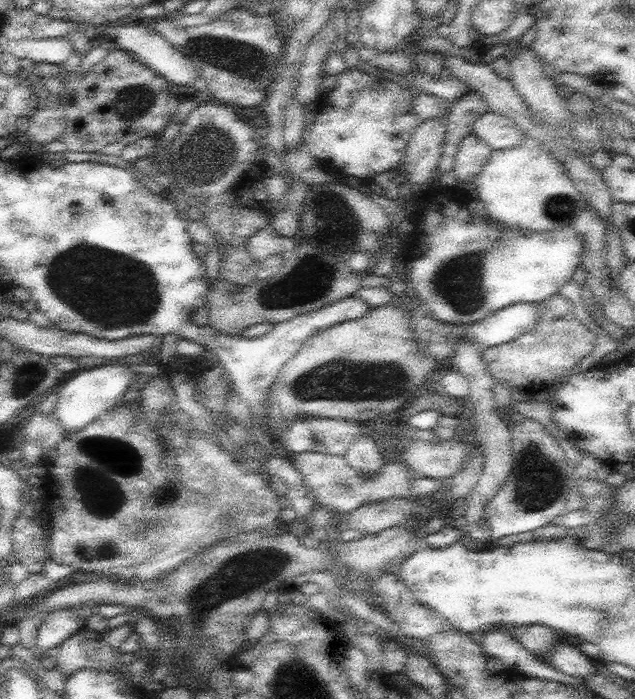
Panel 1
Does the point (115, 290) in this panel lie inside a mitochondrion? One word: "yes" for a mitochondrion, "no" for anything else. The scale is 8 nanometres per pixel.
yes

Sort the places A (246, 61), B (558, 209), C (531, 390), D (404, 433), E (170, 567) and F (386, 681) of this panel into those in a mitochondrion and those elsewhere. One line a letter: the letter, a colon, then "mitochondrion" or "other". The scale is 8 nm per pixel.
A: mitochondrion
B: mitochondrion
C: other
D: other
E: other
F: other

